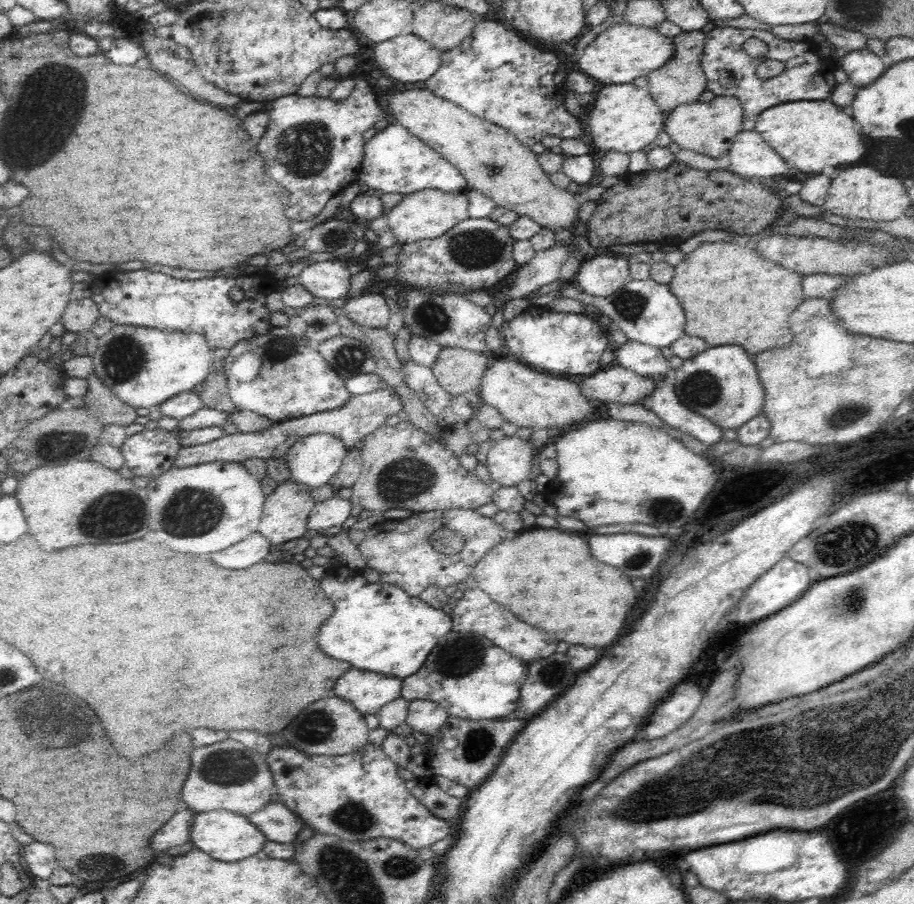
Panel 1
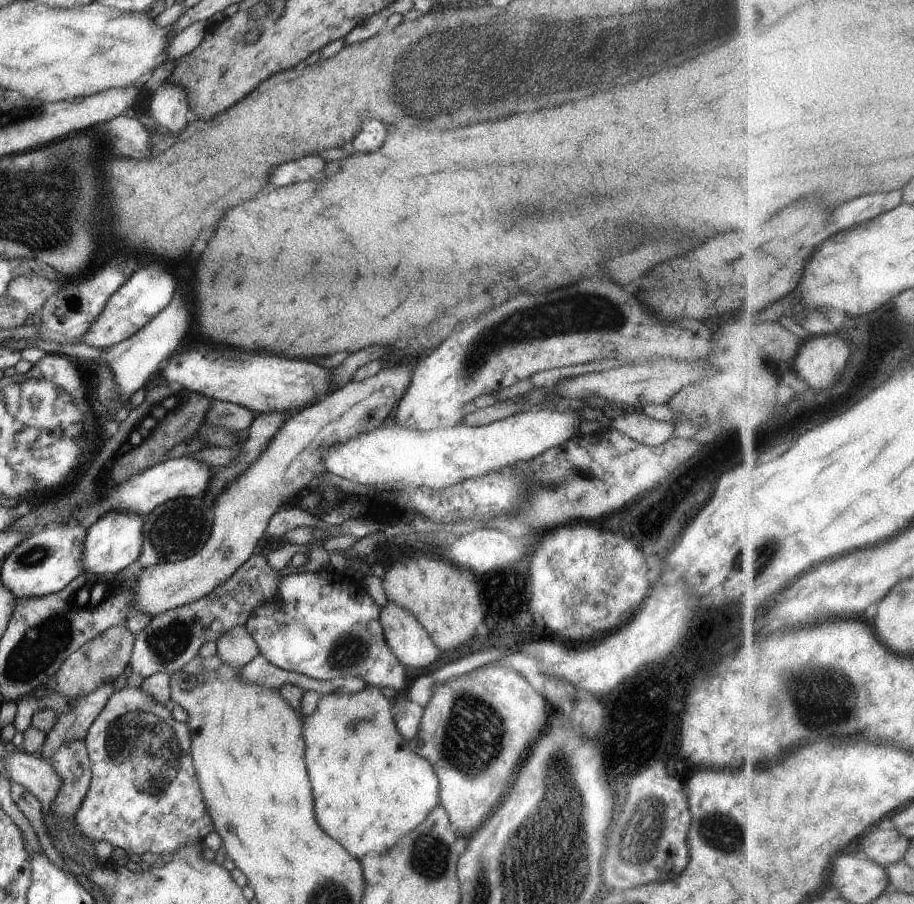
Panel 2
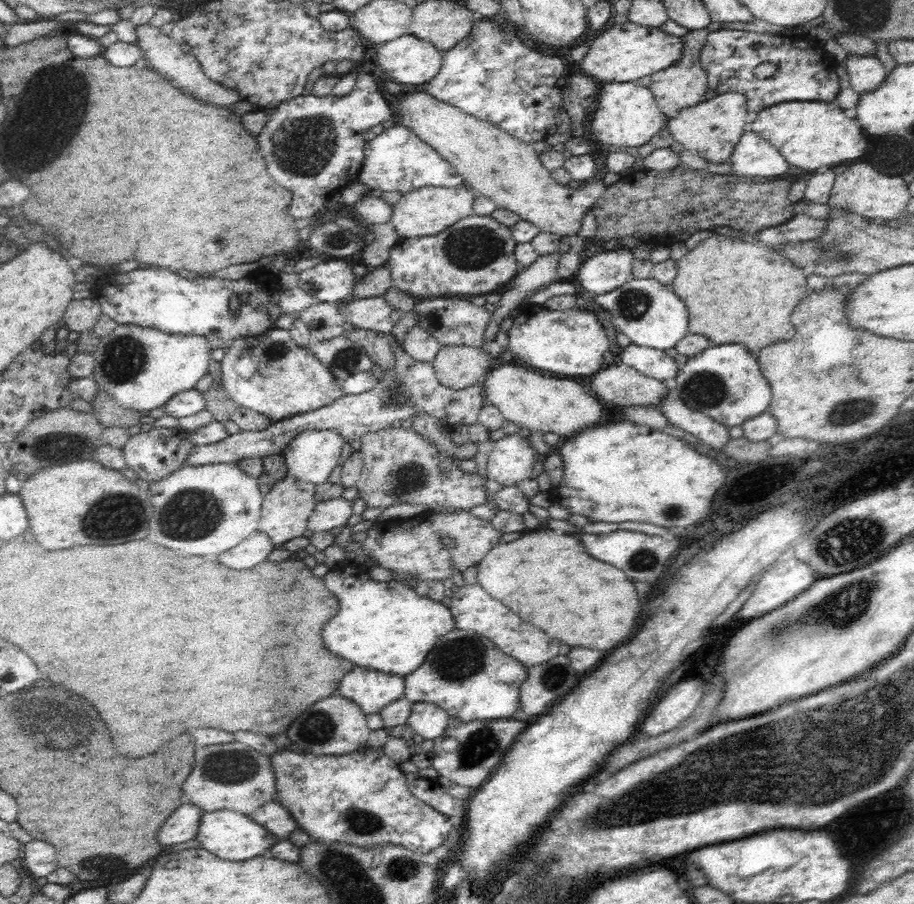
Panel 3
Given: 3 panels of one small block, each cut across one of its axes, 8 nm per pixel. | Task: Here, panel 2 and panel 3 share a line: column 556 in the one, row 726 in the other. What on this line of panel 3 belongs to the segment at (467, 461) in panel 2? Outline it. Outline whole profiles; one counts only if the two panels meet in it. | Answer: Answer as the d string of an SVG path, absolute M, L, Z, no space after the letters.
M419 702L413 703L407 724L424 740L434 740L446 730L450 717L445 709L437 704Z

